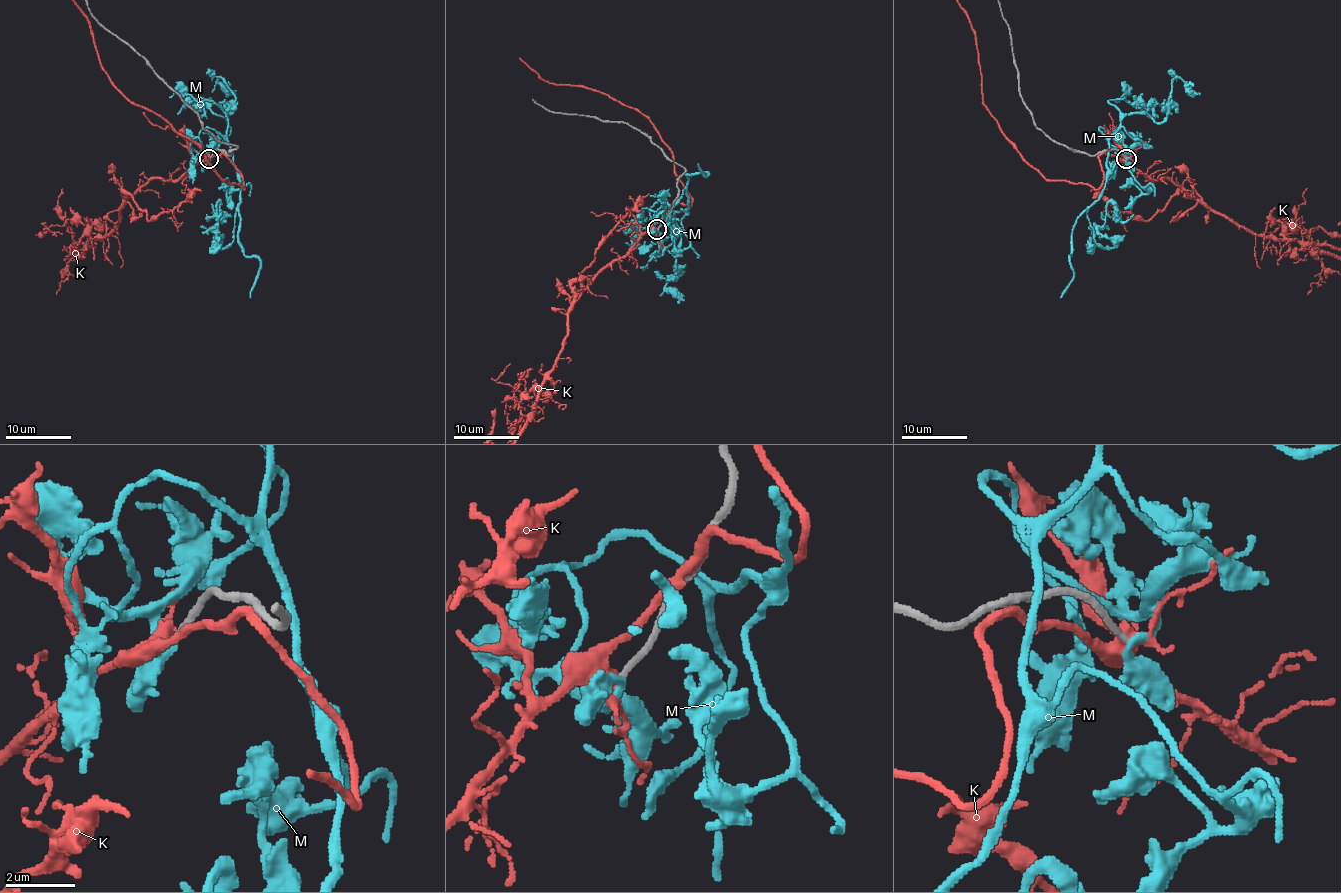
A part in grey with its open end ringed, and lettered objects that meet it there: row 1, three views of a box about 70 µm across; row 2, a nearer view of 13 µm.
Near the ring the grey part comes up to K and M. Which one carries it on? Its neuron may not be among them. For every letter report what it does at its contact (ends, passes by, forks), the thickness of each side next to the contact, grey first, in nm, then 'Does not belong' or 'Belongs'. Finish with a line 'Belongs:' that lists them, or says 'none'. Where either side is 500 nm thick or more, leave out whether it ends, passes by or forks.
K: It forks there. Thickness 190 nm (grey) against 360 nm. Does not belong
M: It passes by. Thickness 170 nm (grey) against 240 nm. Does not belong
Belongs: none

